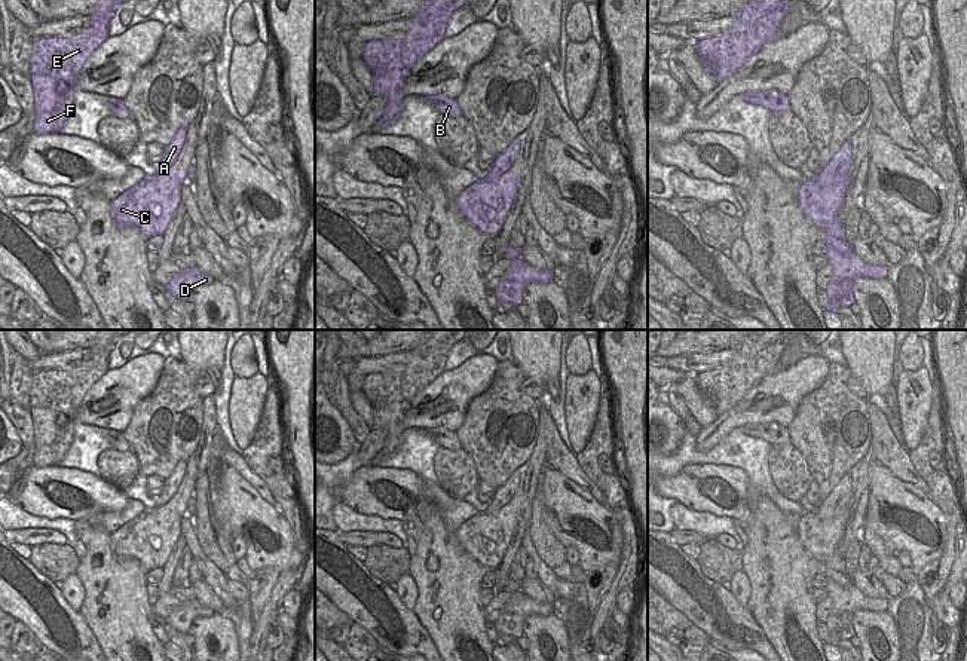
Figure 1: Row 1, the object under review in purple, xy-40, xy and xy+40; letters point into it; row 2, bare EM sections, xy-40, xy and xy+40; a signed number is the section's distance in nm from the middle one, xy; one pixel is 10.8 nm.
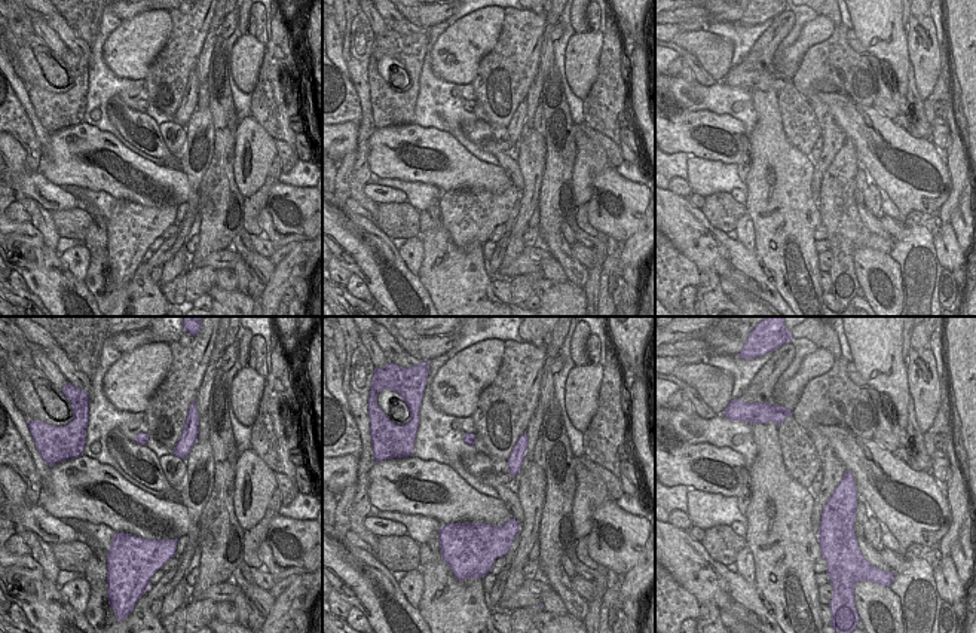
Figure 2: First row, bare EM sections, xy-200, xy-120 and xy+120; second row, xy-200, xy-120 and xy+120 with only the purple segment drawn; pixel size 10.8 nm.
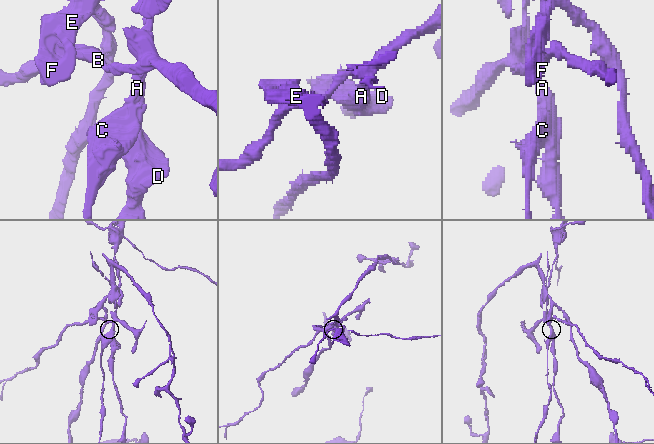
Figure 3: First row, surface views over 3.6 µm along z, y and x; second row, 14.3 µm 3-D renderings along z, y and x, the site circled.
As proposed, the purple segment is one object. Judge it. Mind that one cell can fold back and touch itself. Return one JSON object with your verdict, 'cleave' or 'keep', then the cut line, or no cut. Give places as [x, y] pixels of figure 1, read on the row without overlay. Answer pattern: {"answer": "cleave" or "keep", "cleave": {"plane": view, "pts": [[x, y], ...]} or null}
{"answer": "cleave", "cleave": {"plane": "xy+40", "pts": [[844, 528], [837, 547], [825, 556], [826, 569], [822, 572]]}}

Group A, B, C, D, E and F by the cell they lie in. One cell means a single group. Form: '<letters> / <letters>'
A B D E F / C

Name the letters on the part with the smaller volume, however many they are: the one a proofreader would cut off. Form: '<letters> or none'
C

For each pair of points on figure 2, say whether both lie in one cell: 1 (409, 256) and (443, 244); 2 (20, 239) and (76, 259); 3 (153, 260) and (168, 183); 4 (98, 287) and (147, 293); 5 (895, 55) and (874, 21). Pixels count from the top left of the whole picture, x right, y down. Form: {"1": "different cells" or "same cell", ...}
{"1": "different cells", "2": "different cells", "3": "different cells", "4": "same cell", "5": "same cell"}

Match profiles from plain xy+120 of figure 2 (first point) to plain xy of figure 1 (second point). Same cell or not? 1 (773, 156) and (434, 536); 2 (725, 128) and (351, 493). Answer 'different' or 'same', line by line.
1: same
2: same

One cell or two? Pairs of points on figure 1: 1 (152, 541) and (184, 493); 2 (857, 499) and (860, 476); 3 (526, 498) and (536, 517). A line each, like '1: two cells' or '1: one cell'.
1: one cell
2: one cell
3: two cells

